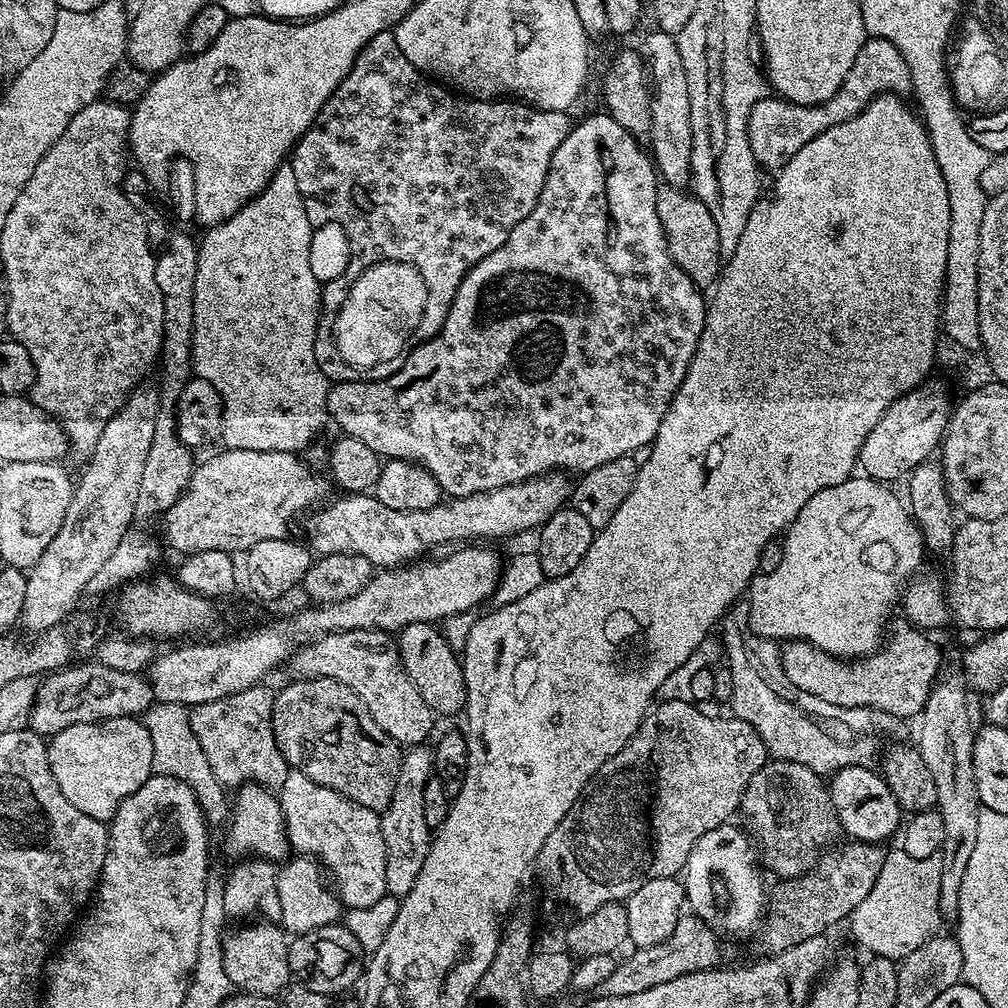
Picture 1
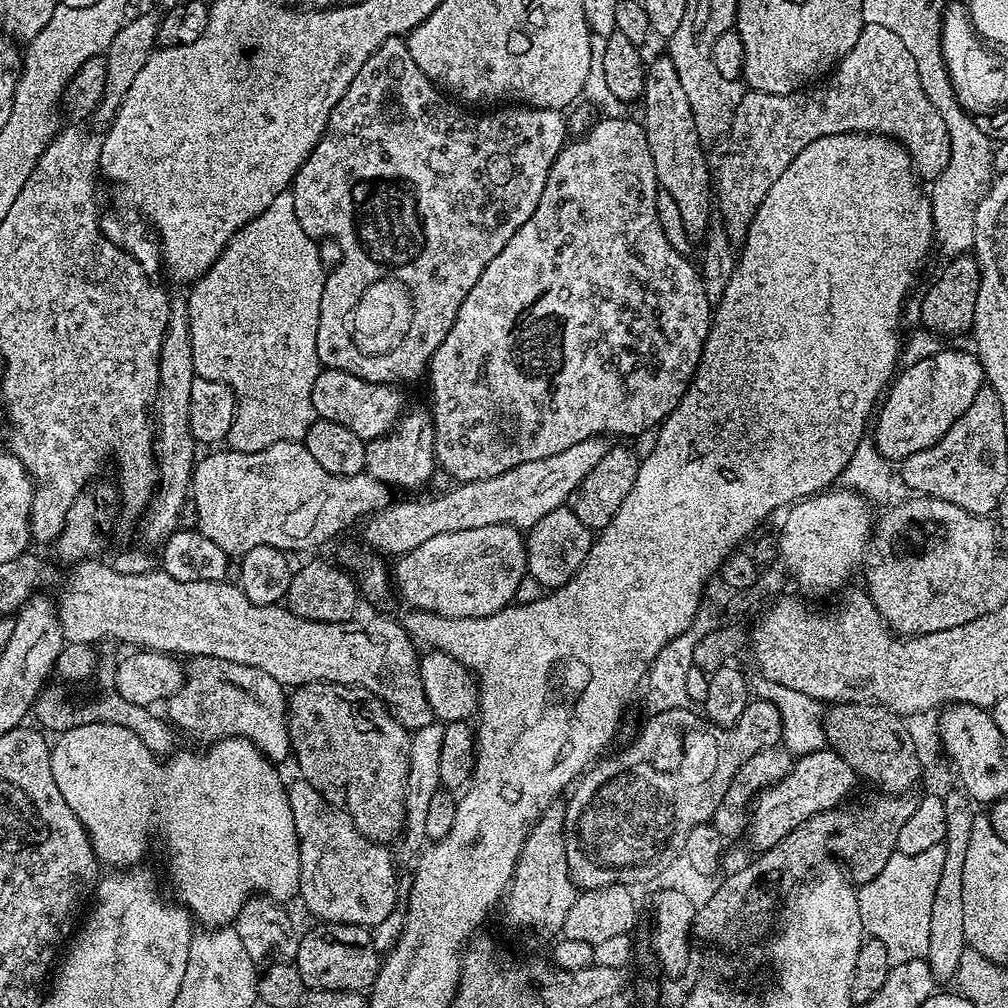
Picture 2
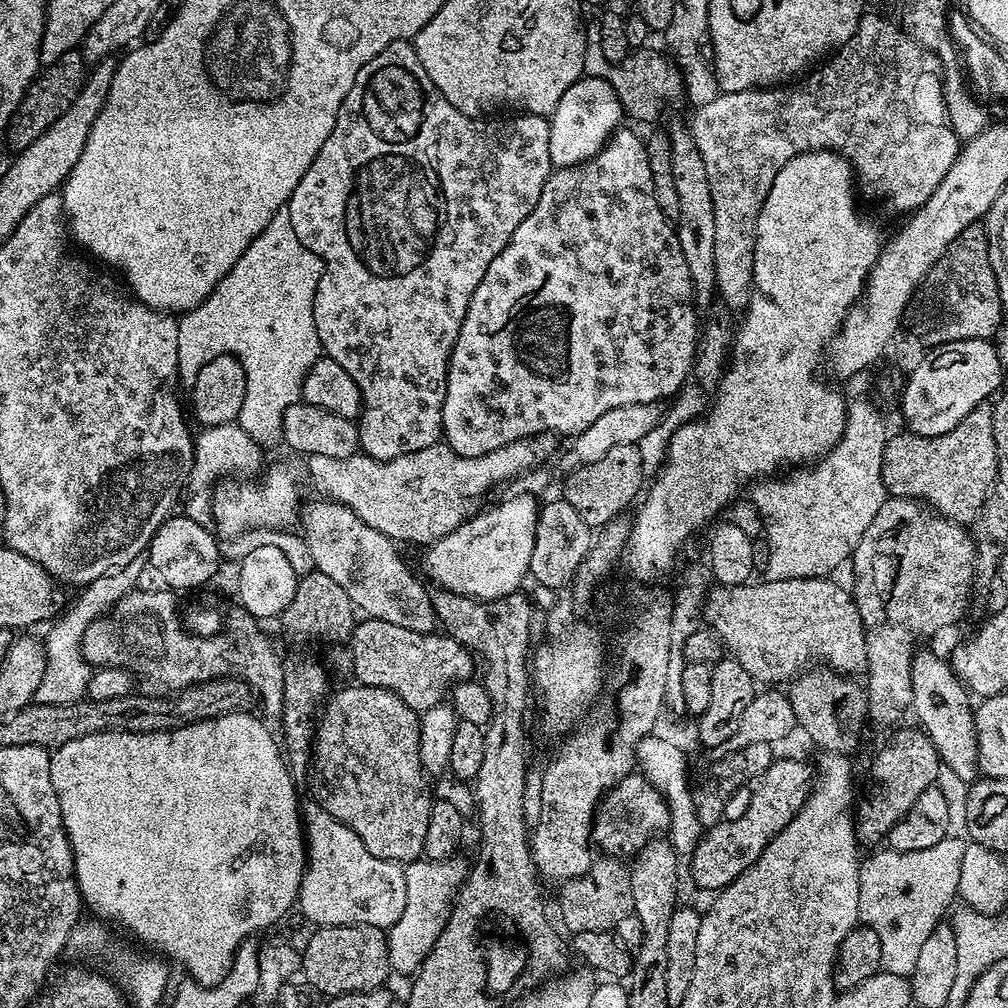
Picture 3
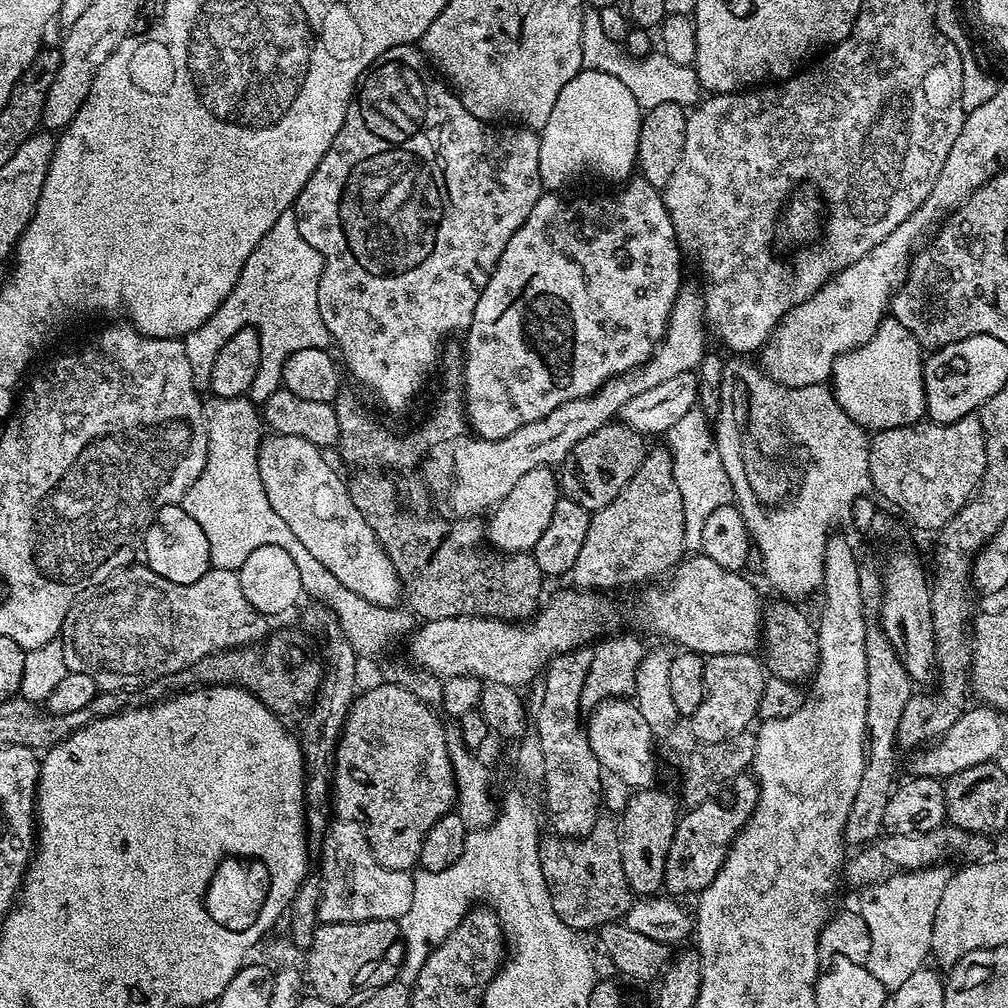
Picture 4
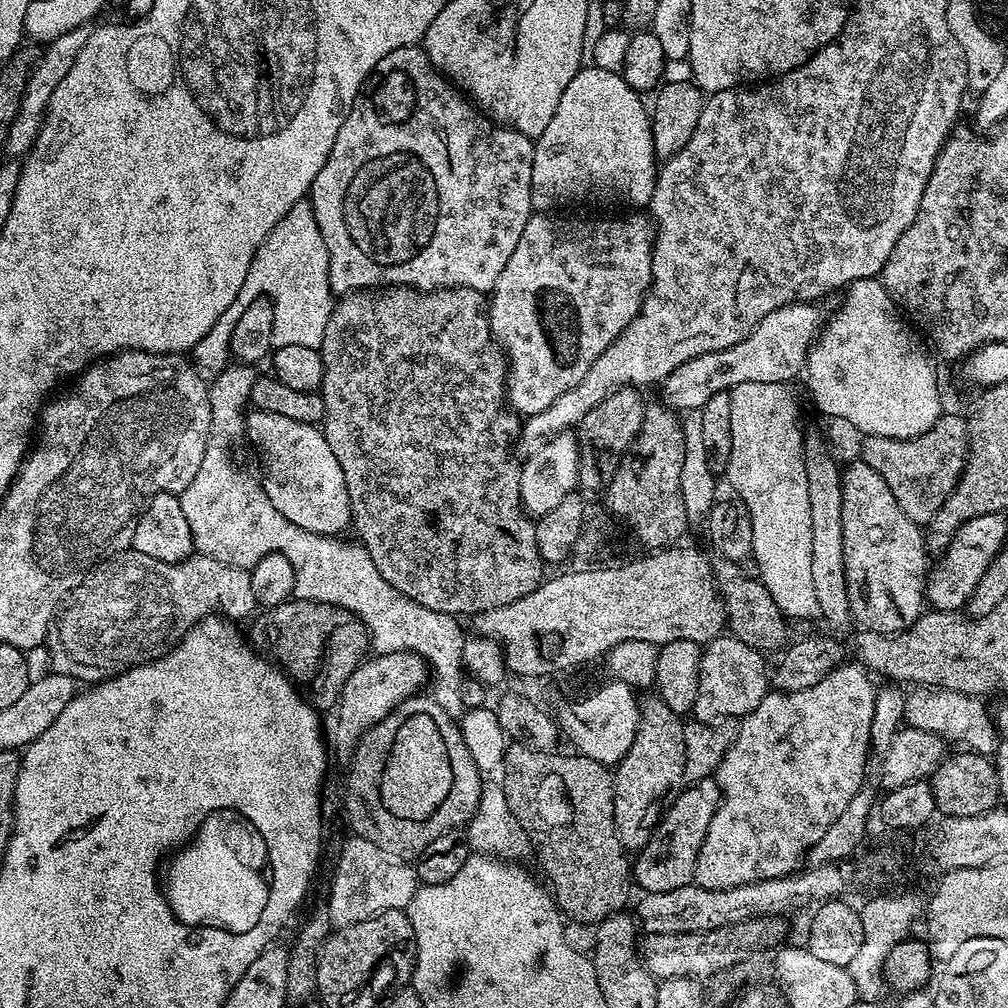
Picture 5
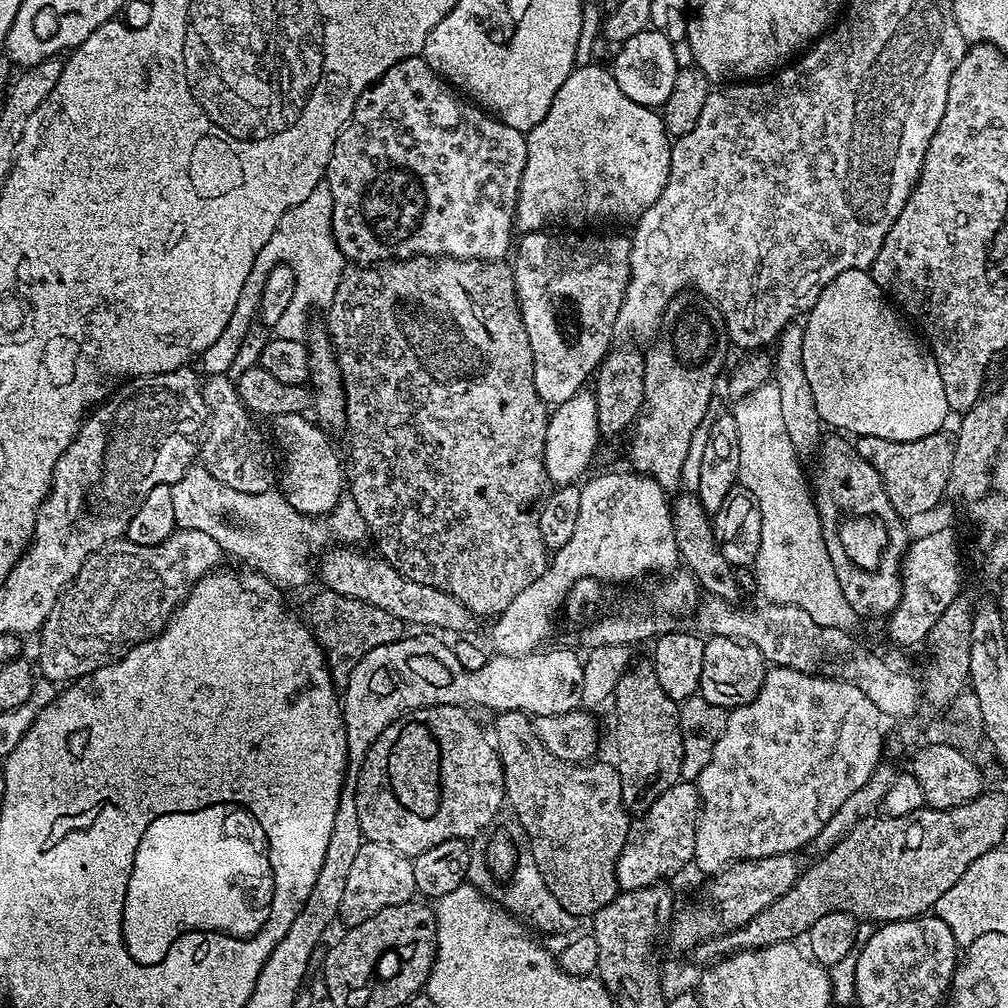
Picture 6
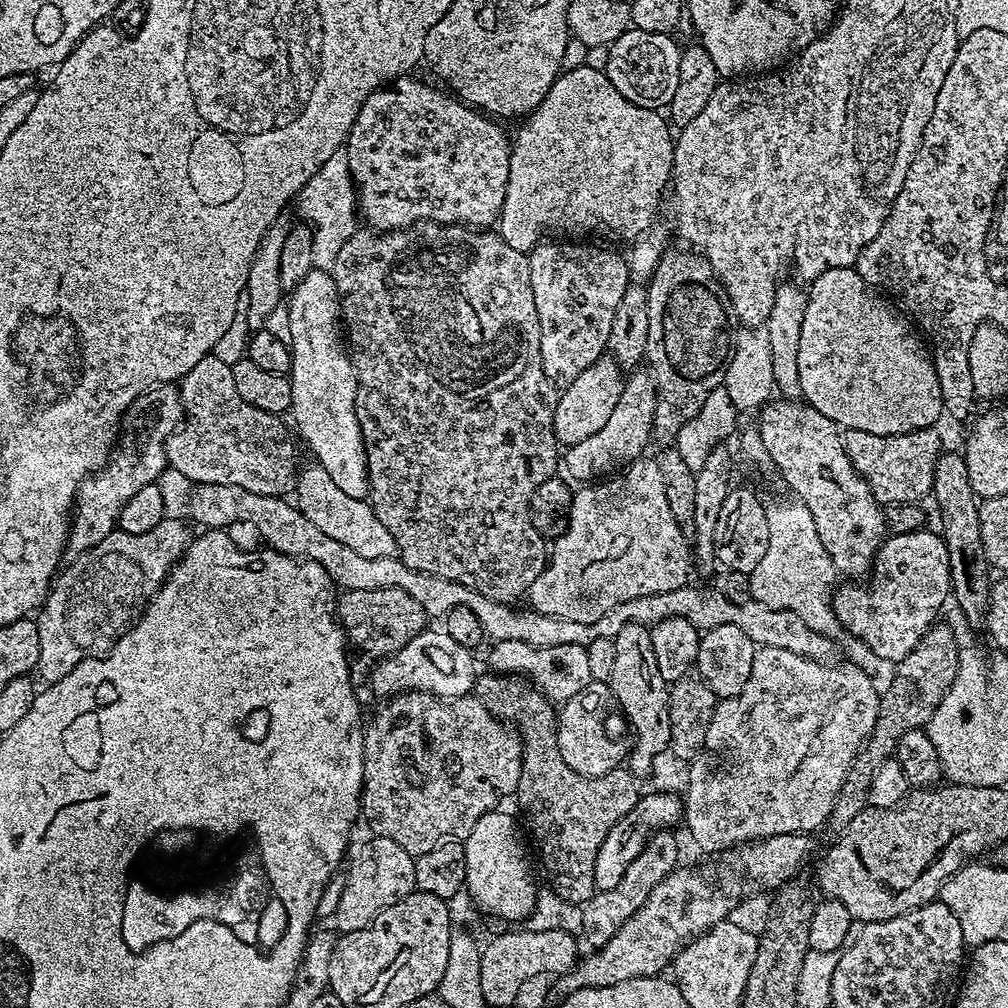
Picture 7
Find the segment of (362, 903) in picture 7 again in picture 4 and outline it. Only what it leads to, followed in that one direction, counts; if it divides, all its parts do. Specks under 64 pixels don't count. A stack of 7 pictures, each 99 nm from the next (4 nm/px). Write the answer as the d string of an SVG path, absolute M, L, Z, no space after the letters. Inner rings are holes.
M333 819L328 825L328 833L324 839L324 845L318 857L318 871L322 878L322 898L320 905L316 911L320 924L345 924L346 922L366 922L367 920L394 920L399 922L406 914L406 910L410 910L410 901L414 899L414 882L412 881L413 873L411 871L399 872L398 870L390 870L386 866L382 866L382 862L378 862L378 858L374 858L371 846L368 845L366 834L362 830L362 826L353 820Z

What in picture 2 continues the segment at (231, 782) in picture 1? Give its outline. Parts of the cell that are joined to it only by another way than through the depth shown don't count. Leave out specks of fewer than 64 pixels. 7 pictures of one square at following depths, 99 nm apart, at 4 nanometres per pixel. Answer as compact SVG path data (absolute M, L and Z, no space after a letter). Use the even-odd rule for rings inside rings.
M194 656L187 661L184 685L166 701L167 719L181 732L189 732L207 746L226 736L243 736L267 760L289 759L288 696L285 685L254 666Z

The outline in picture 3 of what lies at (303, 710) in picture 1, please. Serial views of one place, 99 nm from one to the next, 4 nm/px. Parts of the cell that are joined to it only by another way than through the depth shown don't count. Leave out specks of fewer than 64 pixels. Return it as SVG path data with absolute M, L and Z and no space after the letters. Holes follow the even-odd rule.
M357 683L351 687L335 689L324 701L310 753L311 763L320 764L315 799L338 822L350 826L374 858L421 859L434 788L420 761L419 715L390 690Z

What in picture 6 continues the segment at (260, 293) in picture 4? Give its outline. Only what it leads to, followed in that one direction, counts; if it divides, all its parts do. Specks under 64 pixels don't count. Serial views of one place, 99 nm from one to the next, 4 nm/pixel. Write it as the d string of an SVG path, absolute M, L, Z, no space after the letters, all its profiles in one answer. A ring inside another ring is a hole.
M327 183L314 186L314 190L310 190L310 195L303 202L286 210L274 234L270 234L270 242L266 242L262 250L258 250L258 258L254 258L254 266L250 266L250 274L242 286L242 294L238 294L238 306L234 306L234 314L230 314L230 322L226 322L226 330L222 330L221 336L204 351L202 363L208 376L222 376L232 372L234 354L238 354L238 346L242 345L247 328L257 319L264 279L279 264L288 264L296 271L296 289L294 298L290 298L290 306L286 306L282 318L278 318L274 332L282 338L304 340L310 331L308 315L312 308L326 310L331 306L334 290L338 290L338 282L346 271L344 255L336 245L332 233L332 195Z

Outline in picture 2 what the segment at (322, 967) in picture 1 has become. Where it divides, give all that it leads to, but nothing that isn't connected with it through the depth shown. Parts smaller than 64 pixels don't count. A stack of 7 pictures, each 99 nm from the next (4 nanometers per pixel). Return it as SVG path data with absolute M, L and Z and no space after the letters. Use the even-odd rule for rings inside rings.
M320 922L303 937L299 937L294 949L294 963L298 974L302 974L304 988L315 990L342 990L364 992L371 989L380 972L382 953L376 949L369 929L358 924L329 924Z

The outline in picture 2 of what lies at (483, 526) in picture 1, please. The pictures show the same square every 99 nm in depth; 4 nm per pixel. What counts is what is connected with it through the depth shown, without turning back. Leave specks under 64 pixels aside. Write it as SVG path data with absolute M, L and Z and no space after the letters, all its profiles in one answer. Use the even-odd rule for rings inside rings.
M591 436L586 438L586 442L574 442L574 446L562 450L562 454L550 454L550 458L522 462L522 466L514 466L514 470L506 470L494 478L457 483L452 486L456 488L441 496L432 496L429 500L389 503L381 512L375 512L363 521L363 543L377 554L399 558L422 546L422 542L429 538L438 534L454 534L454 530L478 530L478 526L499 524L511 524L513 528L527 530L534 526L534 522L538 522L538 518L546 518L550 510L558 510L569 503L572 492L580 487L586 474L598 466L598 458L602 458L609 447L605 437Z

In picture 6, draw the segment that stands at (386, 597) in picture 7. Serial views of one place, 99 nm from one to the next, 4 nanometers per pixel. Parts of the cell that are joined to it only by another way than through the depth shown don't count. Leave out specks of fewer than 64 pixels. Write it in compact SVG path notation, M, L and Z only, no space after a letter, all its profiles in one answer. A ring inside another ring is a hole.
M320 590L309 602L306 624L316 637L316 643L323 648L324 659L327 660L328 670L332 674L332 683L337 686L348 683L354 666L367 652L401 639L406 632L404 621L394 618L394 614L370 602L327 590Z

